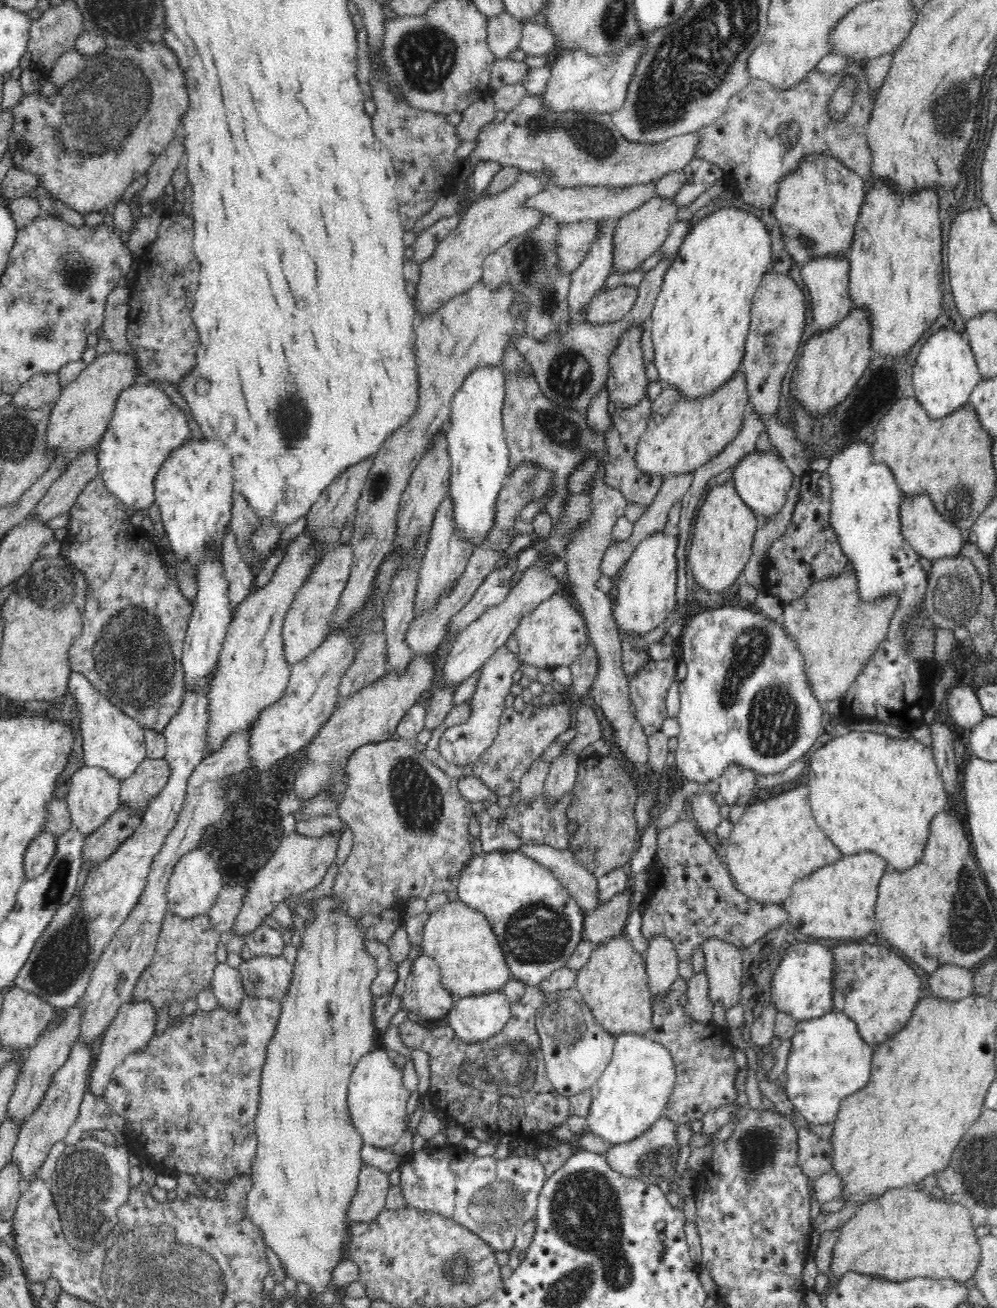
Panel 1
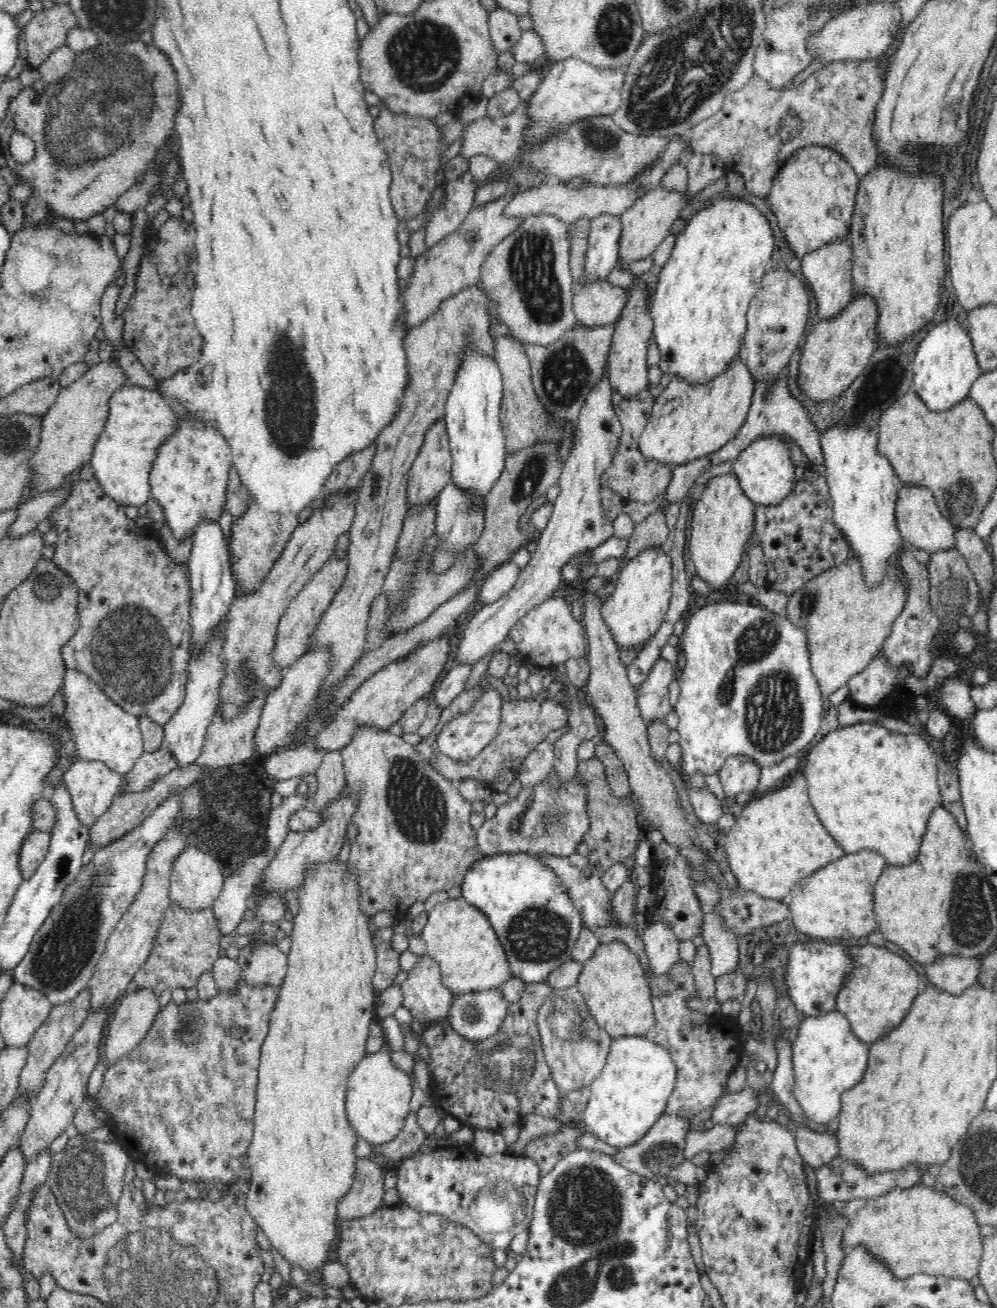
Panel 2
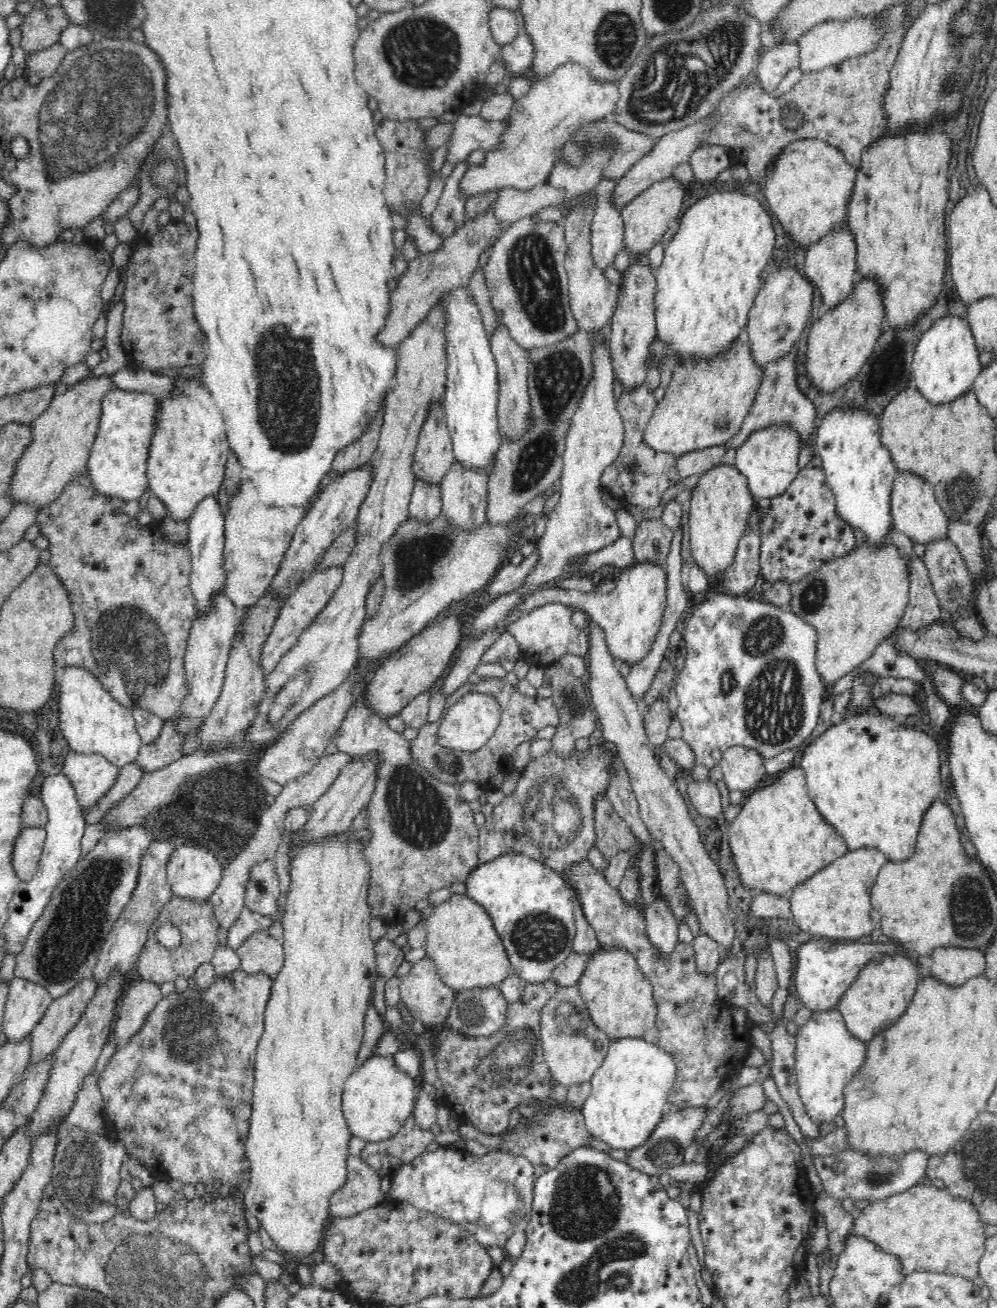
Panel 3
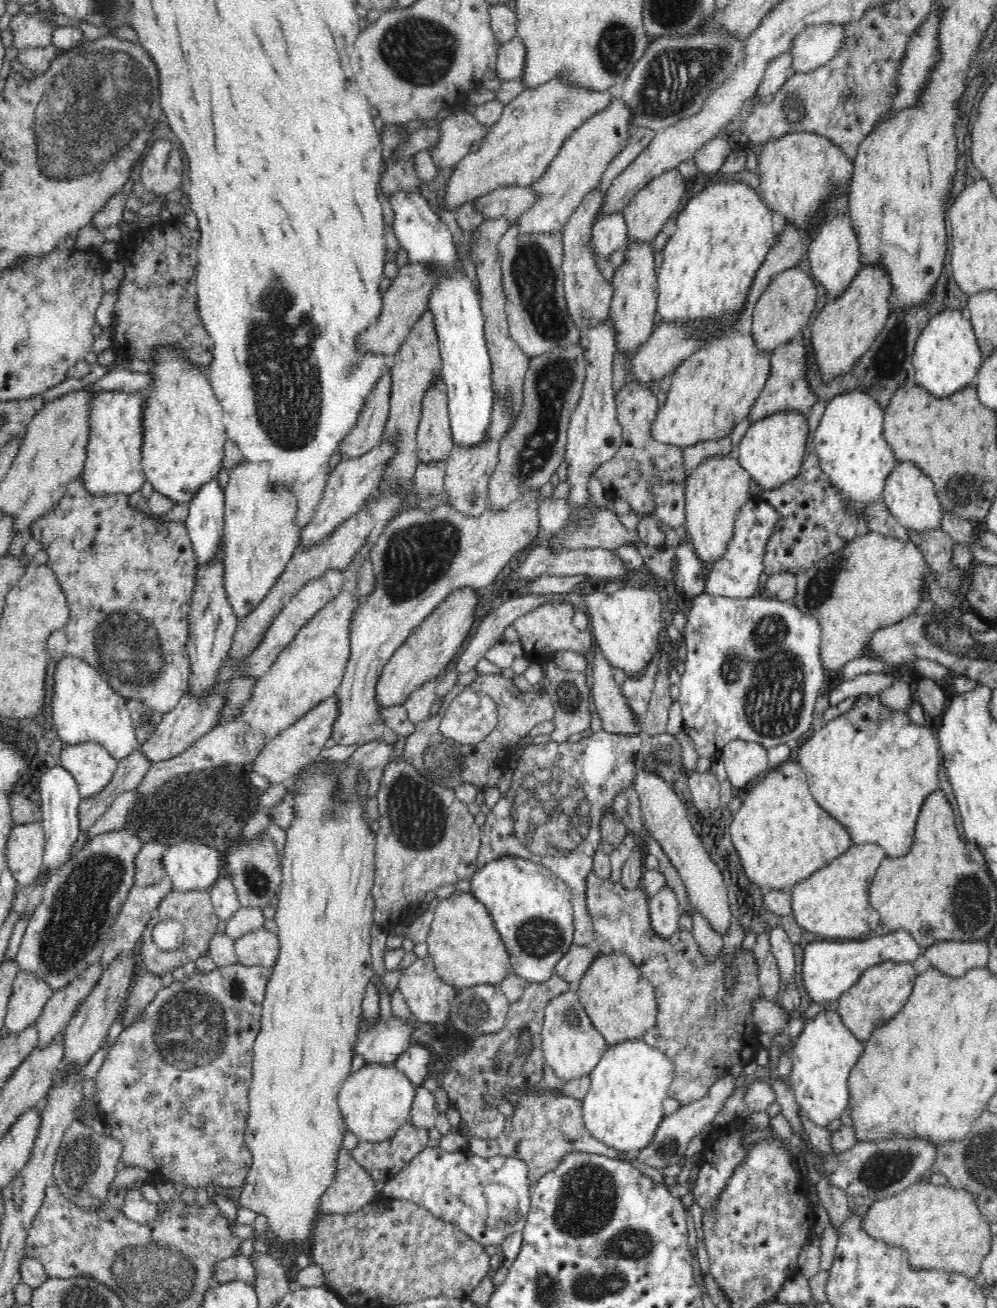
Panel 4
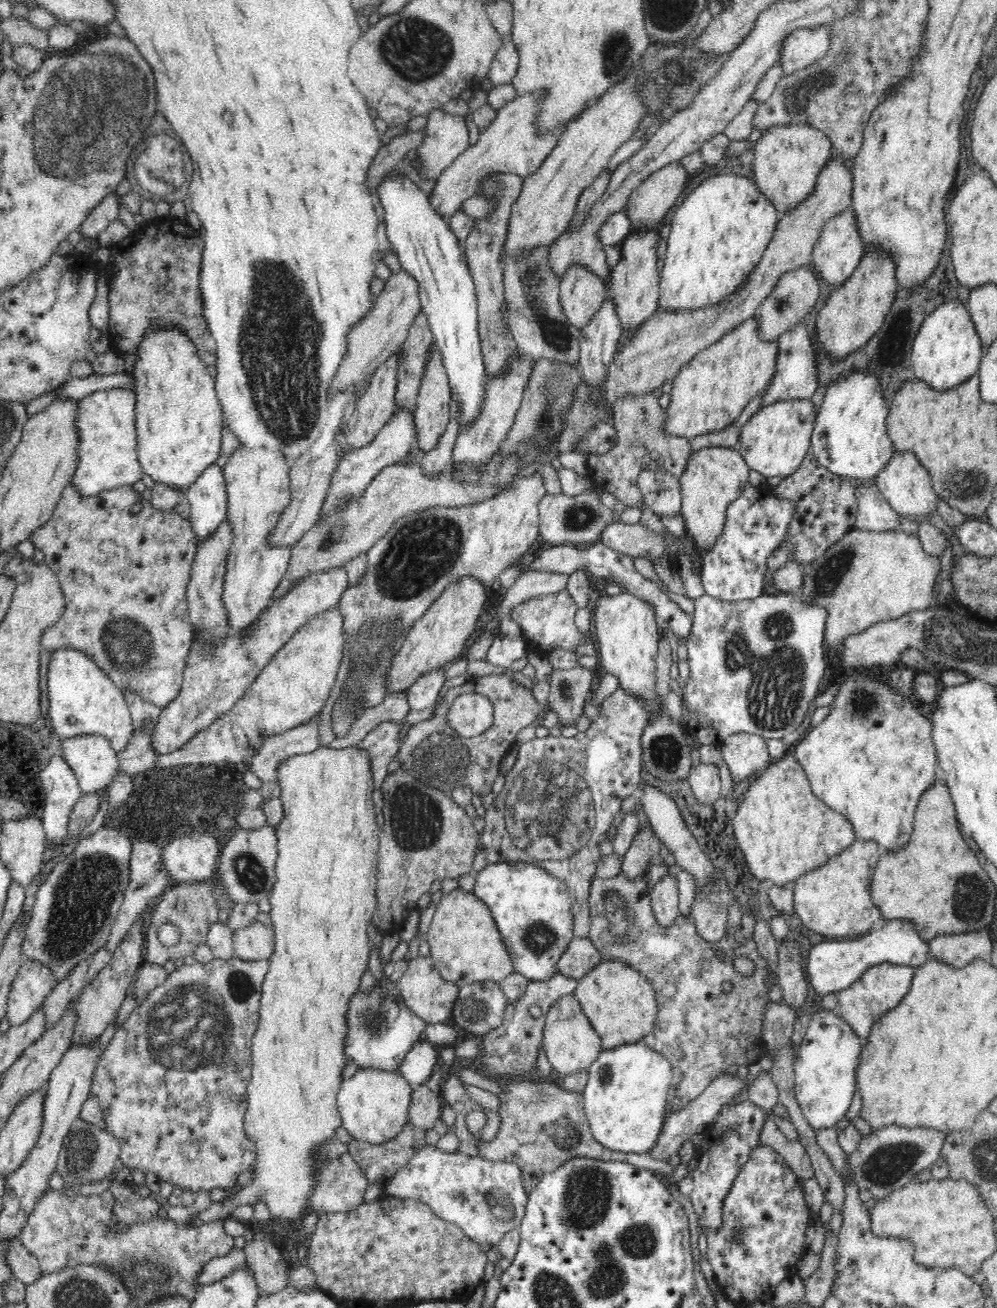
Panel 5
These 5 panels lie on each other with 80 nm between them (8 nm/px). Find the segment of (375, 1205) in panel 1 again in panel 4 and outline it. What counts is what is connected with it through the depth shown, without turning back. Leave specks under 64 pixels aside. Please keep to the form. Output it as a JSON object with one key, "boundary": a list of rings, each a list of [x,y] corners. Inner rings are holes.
{"boundary":[[[342,1146],[336,1156],[334,1182],[321,1196],[322,1214],[353,1214],[380,1197],[368,1171]]]}

